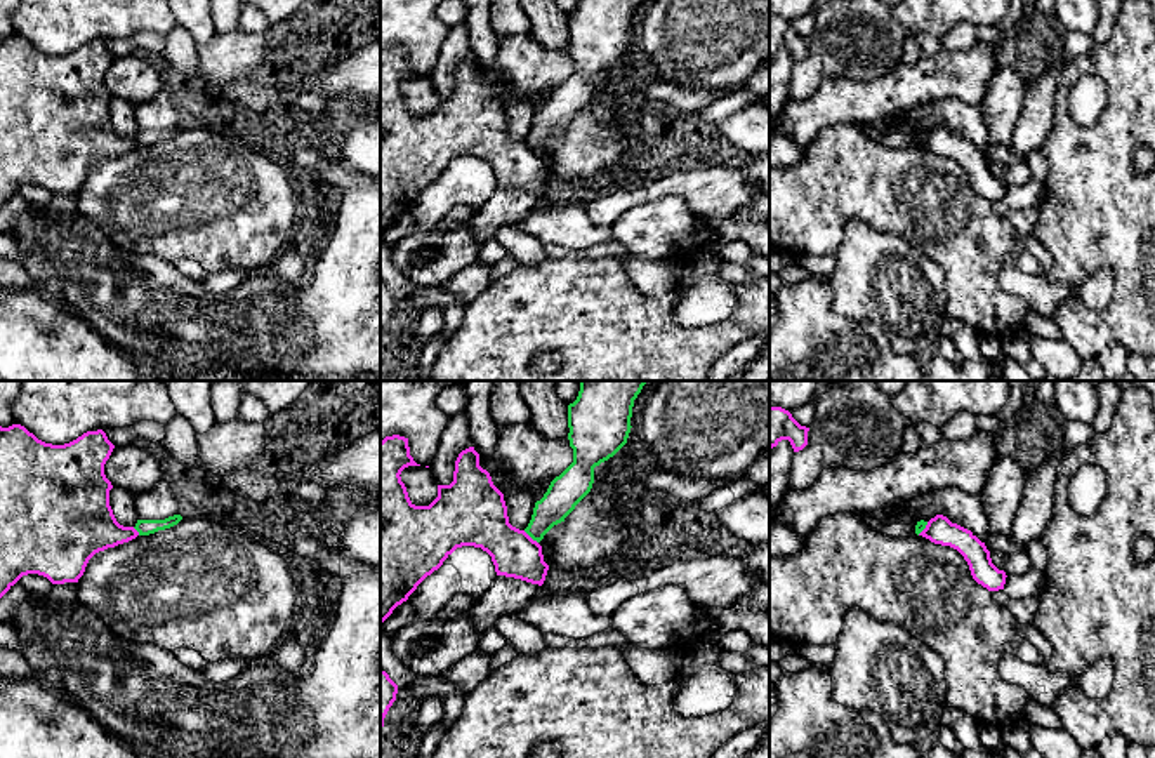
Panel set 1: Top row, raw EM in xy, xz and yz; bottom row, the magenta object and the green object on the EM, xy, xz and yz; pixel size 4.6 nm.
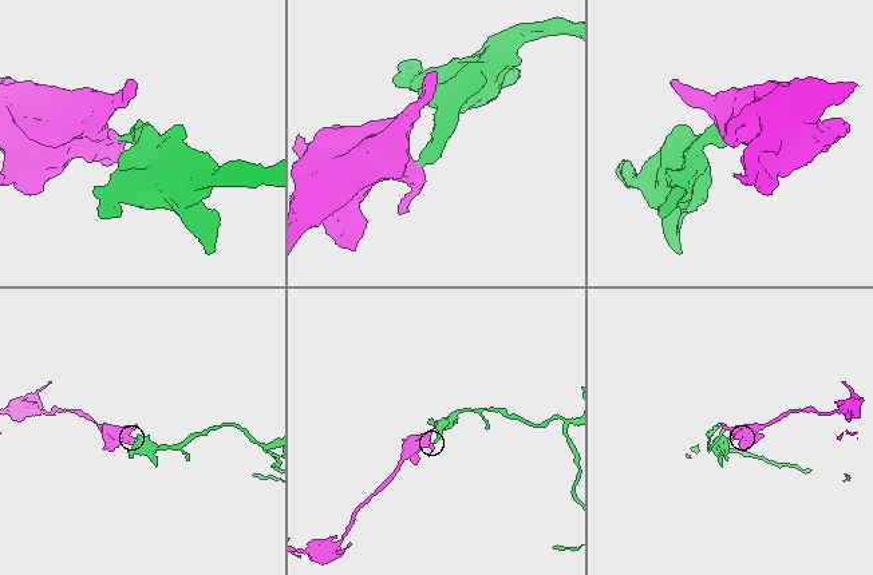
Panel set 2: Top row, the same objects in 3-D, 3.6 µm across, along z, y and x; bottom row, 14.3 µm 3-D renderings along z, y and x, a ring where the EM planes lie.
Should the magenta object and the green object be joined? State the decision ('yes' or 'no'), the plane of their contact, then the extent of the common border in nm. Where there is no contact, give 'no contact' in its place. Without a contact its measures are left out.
no; meets magenta in xz; contact 90 nm long

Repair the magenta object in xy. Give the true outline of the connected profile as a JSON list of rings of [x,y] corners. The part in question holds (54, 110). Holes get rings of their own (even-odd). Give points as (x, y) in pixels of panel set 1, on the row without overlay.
[[[21,35],[0,37],[0,209],[28,184],[43,186],[52,195],[78,193],[96,163],[139,146],[134,137],[120,136],[109,116],[113,96],[104,85],[104,75],[113,59],[102,40],[87,42],[64,56],[52,56]]]

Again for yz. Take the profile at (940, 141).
[[[936,125],[919,144],[934,155],[957,160],[969,176],[973,190],[988,202],[1004,200],[1006,183],[999,181],[990,169],[990,162],[971,141],[952,134],[947,127]]]

